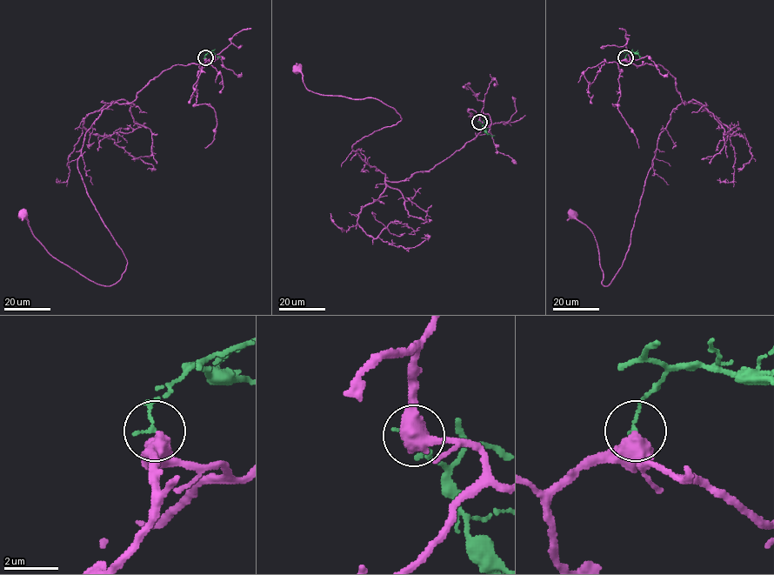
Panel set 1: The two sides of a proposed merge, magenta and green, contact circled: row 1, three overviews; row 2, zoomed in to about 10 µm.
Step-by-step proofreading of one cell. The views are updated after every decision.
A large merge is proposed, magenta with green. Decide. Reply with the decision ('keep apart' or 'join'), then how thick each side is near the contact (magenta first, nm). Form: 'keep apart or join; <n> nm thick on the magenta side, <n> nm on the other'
keep apart; 600 nm thick on the magenta side, 130 nm on the other

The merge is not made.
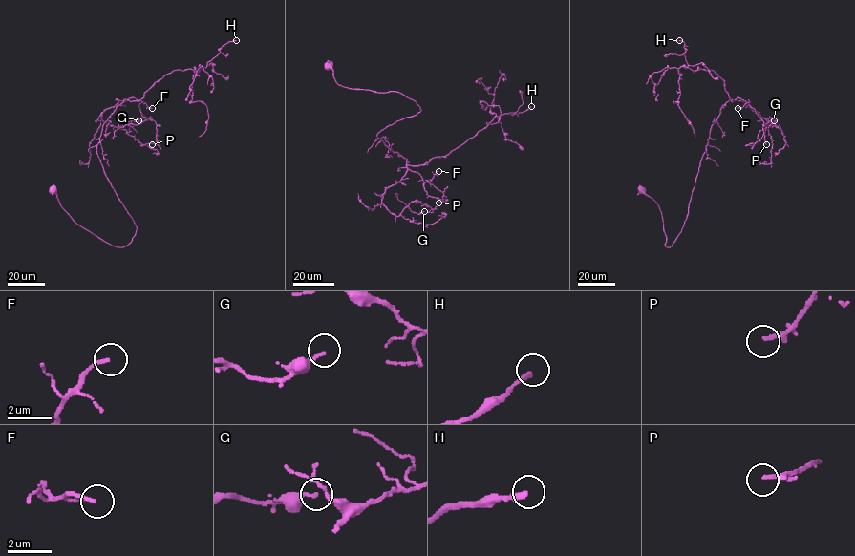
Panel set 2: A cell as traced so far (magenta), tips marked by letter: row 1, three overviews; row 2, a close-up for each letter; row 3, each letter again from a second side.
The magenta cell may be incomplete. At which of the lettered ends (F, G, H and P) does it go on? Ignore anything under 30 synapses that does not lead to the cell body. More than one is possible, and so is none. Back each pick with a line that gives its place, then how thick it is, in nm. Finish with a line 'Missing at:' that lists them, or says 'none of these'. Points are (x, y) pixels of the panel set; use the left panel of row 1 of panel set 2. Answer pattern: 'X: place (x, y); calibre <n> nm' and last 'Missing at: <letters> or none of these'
H: place (236, 40); calibre 240 nm
Missing at: H

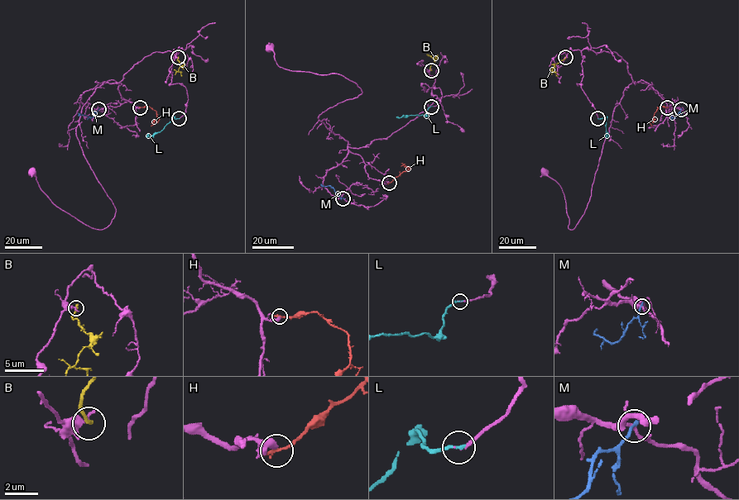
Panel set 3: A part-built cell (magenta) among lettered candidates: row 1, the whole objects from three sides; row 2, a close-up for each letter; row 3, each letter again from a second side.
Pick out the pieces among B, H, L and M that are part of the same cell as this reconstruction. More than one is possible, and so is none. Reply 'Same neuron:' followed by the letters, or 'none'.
Same neuron: L

